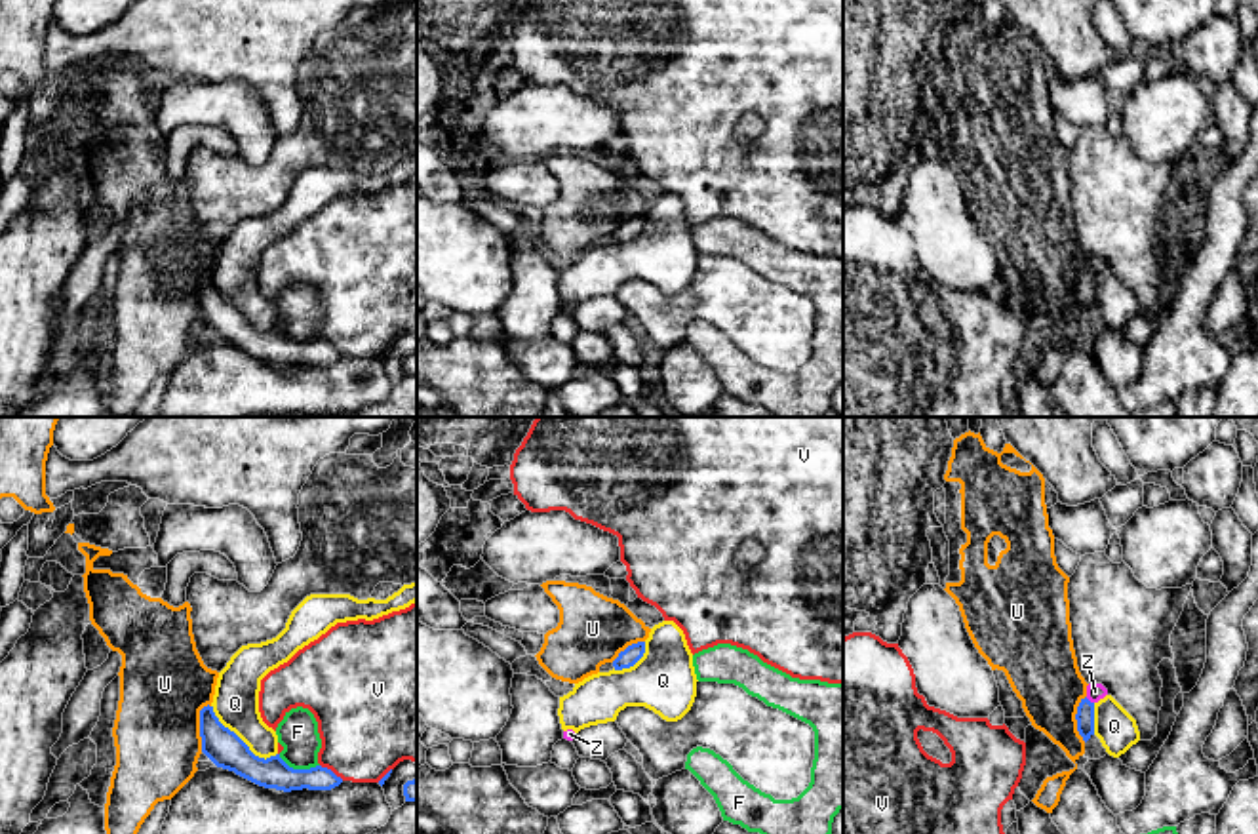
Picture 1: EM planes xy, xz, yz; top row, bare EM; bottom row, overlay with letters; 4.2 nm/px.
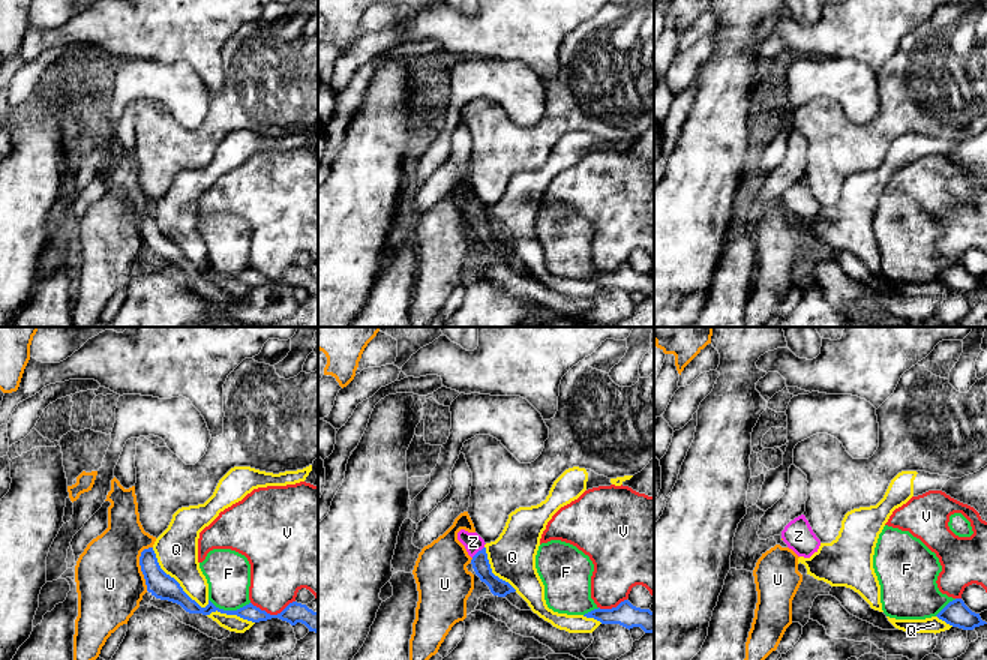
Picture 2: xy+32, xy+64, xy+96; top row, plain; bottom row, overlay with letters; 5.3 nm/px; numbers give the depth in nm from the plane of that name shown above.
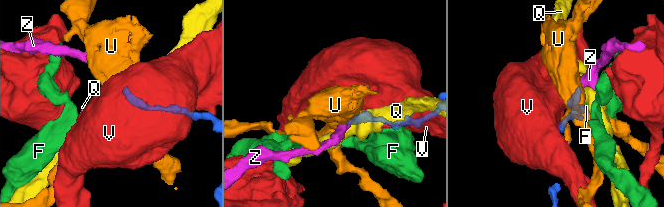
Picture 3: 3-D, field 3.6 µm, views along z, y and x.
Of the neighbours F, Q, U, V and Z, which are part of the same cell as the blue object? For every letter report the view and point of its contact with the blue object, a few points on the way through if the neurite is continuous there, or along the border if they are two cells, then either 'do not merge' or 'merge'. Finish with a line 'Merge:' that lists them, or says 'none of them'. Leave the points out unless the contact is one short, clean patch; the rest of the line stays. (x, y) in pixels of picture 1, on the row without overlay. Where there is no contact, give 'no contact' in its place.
F: xy (299, 343) | along xy (278, 328), (294, 341), (318, 339) | do not merge
Q: xy (240, 313) | do not merge
U: xy (200, 301) | along xy (208, 277), (200, 284), (202, 324) | do not merge
V: xy (330, 343) | do not merge
Z: yz (1087, 273) | across yz (1085, 284), (1087, 273), (1095, 265) | merge
Merge: Z

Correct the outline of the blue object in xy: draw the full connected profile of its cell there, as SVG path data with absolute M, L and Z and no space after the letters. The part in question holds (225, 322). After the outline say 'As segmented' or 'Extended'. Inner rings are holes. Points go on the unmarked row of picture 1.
M213 280L200 284L202 326L217 339L265 360L284 366L291 364L331 364L343 356L331 343L316 339L310 343L289 341L280 328L270 331L255 329L249 320L213 286Z. As segmented

